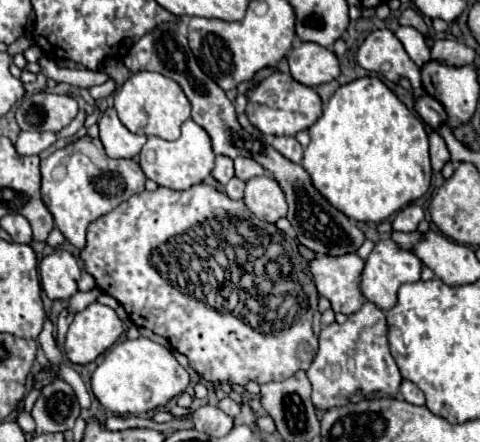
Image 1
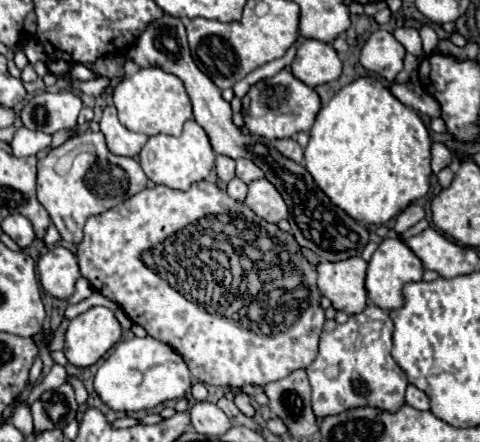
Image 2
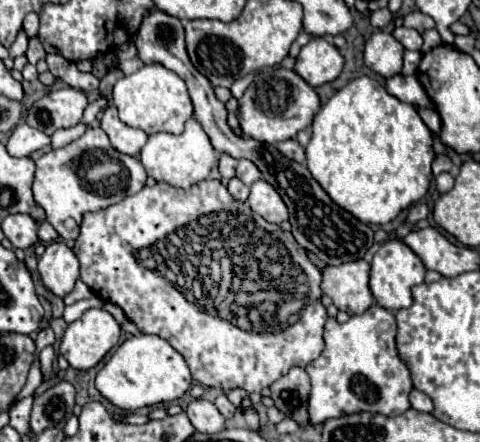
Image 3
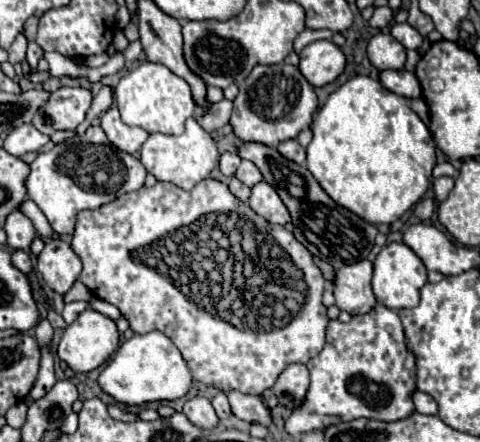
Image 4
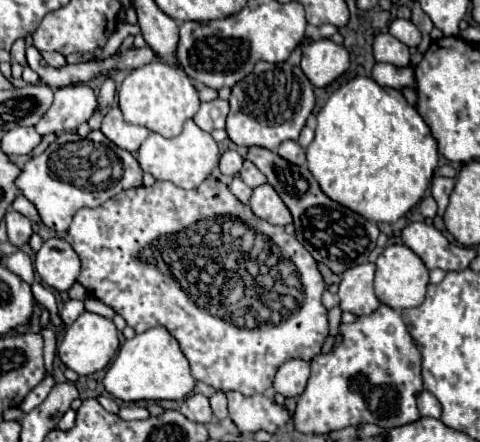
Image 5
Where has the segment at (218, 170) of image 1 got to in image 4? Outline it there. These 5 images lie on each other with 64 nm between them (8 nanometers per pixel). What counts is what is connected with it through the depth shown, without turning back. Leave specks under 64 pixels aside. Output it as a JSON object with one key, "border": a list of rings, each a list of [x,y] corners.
{"border":[[[224,152],[220,156],[220,172],[224,176],[234,176],[234,172],[236,172],[238,166],[240,166],[240,158],[234,152]]]}

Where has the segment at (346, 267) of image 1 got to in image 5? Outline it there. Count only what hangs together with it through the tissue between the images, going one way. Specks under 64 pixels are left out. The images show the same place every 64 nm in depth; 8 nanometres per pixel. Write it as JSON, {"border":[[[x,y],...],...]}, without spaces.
{"border":[[[364,262],[342,272],[338,306],[344,312],[362,316],[362,314],[372,314],[380,306],[380,300],[376,298],[374,286],[372,286],[374,272],[376,272],[376,266],[372,262]]]}

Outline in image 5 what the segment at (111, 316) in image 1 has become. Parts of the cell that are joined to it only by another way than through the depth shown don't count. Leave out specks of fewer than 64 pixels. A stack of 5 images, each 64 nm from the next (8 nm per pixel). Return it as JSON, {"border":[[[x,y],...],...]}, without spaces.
{"border":[[[82,312],[76,318],[76,322],[72,326],[68,326],[62,342],[58,344],[58,356],[70,370],[74,370],[80,376],[86,376],[86,374],[102,370],[112,360],[118,346],[120,346],[118,330],[116,330],[112,320],[108,320],[108,318],[100,316],[100,314]]]}

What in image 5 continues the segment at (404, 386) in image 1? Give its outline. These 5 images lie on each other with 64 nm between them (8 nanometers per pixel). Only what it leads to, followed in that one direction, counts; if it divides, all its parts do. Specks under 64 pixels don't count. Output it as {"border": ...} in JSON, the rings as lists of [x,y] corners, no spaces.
{"border":[[[420,392],[418,394],[418,410],[422,416],[432,416],[432,418],[440,418],[440,402],[430,394],[430,392]]]}

